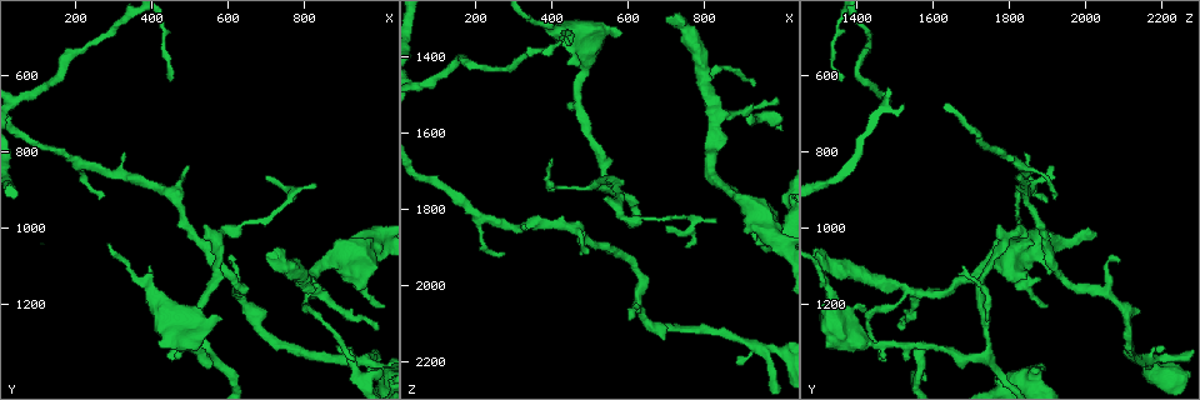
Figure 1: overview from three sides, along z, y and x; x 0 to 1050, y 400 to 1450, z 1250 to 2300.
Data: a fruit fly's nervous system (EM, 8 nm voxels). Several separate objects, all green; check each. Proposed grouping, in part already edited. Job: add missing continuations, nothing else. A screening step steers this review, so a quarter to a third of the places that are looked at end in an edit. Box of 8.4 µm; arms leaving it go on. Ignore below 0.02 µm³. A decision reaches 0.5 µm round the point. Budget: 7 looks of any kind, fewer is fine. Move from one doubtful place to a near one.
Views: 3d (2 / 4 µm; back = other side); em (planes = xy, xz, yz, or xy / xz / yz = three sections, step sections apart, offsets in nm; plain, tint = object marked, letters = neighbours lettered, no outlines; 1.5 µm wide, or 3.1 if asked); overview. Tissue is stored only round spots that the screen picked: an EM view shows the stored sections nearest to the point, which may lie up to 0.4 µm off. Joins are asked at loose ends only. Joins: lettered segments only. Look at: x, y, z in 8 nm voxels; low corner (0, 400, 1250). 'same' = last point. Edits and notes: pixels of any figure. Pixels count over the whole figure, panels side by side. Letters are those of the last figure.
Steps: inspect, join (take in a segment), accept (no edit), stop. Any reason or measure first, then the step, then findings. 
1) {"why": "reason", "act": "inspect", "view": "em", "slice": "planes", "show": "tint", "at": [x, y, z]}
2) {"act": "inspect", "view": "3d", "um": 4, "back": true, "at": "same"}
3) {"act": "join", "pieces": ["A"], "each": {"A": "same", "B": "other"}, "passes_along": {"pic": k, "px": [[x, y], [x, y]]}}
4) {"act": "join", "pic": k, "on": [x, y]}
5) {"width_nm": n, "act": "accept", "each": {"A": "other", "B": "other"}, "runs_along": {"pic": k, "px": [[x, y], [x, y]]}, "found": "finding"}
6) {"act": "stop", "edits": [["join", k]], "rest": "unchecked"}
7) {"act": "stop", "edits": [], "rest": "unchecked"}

{"why": "free end", "act": "inspect", "view": "3d", "um": 4, "at": [830, 885, 1825]}

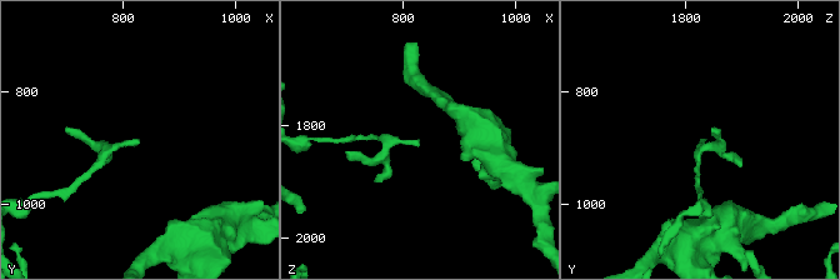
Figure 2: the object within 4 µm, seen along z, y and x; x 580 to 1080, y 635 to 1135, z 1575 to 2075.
{"act": "inspect", "view": "em", "slice": "planes", "show": "letters", "at": [825, 890, 1830]}

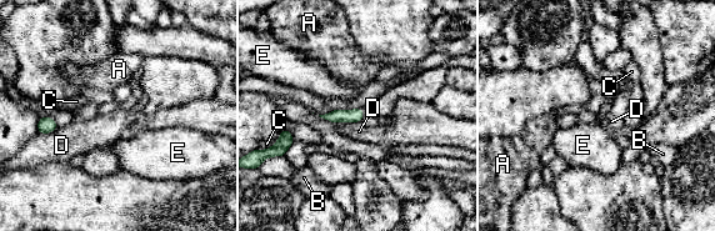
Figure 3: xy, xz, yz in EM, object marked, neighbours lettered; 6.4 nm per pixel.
{"act": "accept", "each": {"A": "other", "B": "other", "C": "other", "D": "other", "E": "other"}, "border": {"pic": 3, "px": [[360, 121], [336, 121], [334, 124]]}, "found": "none of them fits"}

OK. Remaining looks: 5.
{"why": "branch stops here", "act": "inspect", "view": "3d", "um": 4, "at": [585, 1235, 1345]}

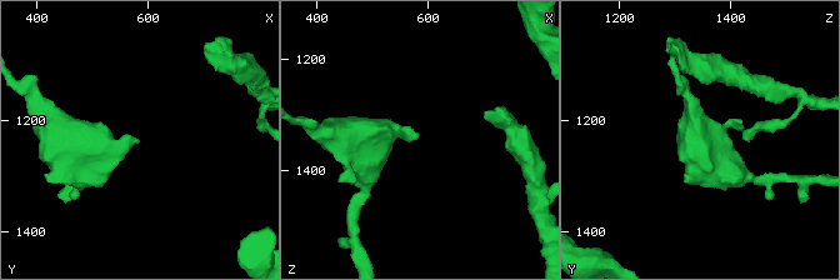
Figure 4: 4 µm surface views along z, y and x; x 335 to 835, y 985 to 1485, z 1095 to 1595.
{"act": "inspect", "view": "em", "slice": "xy", "step": 8, "show": "letters", "at": [580, 1240, 1345]}

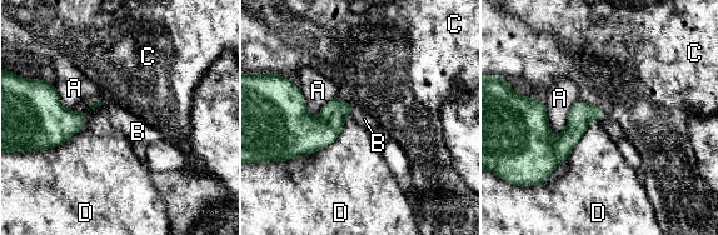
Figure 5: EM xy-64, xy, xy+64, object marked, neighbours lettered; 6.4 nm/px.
{"width_nm": 150, "longest_contact_nm": ["D", 500], "act": "join", "pieces": ["B"], "each": {"A": "other", "B": "same", "C": "other", "D": "other"}, "found": "the neuron continues"}

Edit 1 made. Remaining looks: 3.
{"why": "stops while still wide", "act": "inspect", "view": "em", "slice": "planes", "show": "letters", "at": [965, 1370, 1865]}

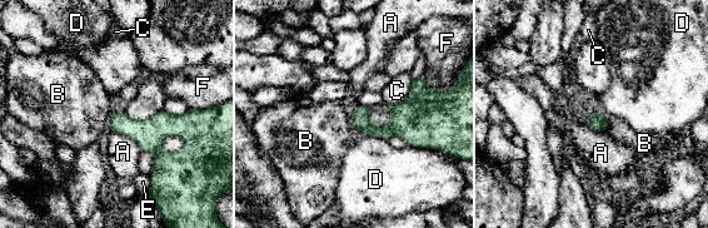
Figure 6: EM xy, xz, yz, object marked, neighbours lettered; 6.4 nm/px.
{"act": "accept", "each": {"A": "other", "B": "other", "C": "other", "D": "other", "E": "other", "F": "other"}, "found": "none of them fits"}

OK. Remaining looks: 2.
{"act": "stop", "edits": [["join", 5]], "rest": "unchecked"}

